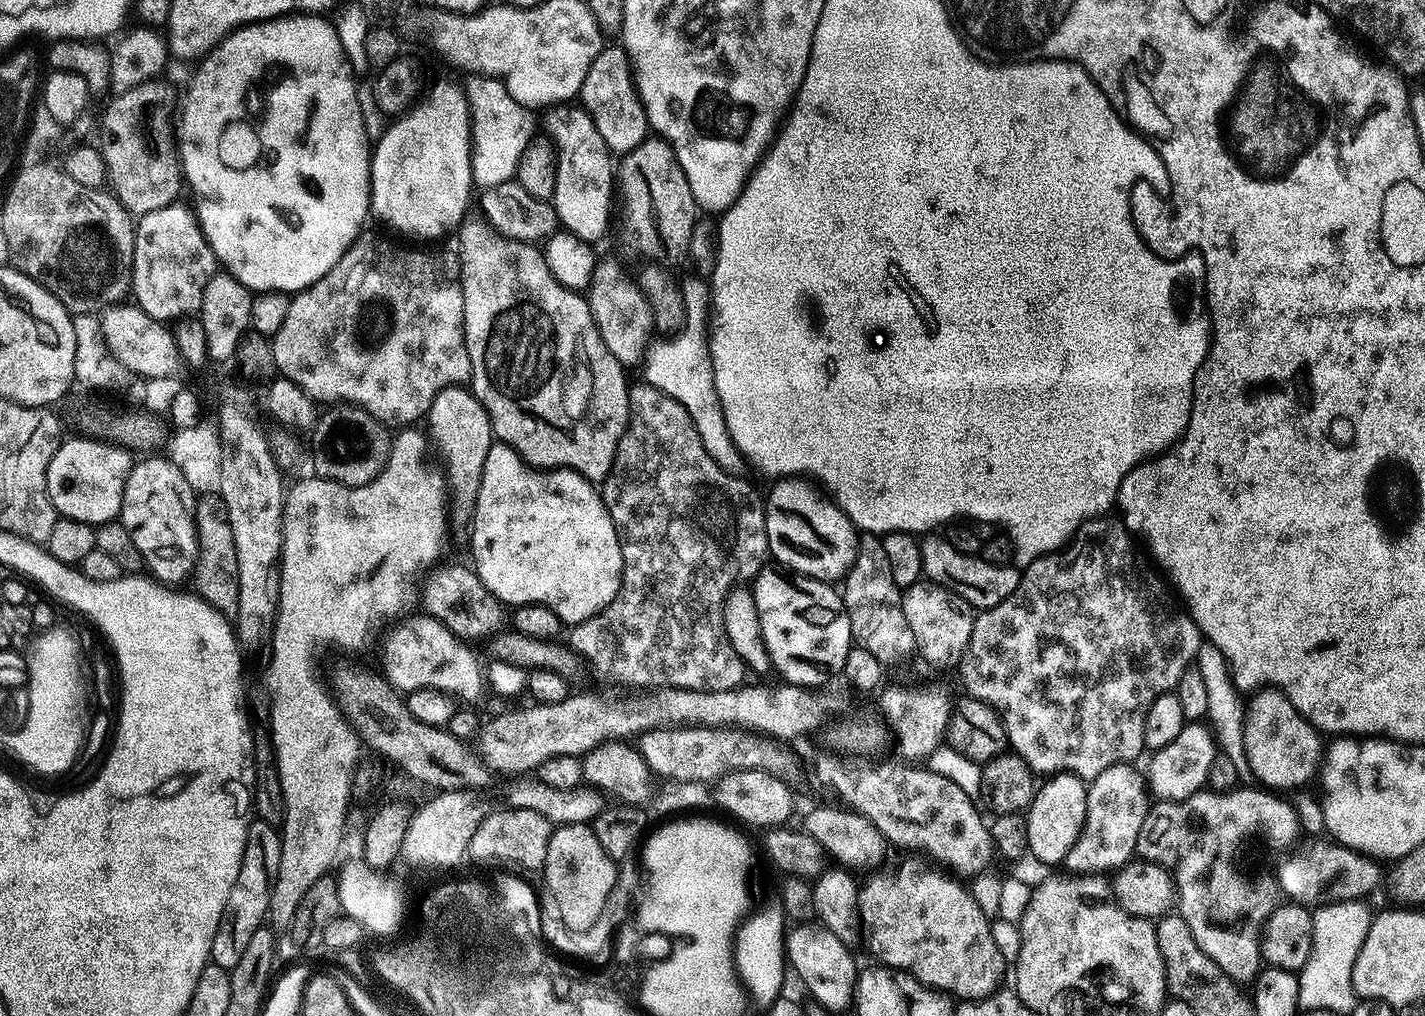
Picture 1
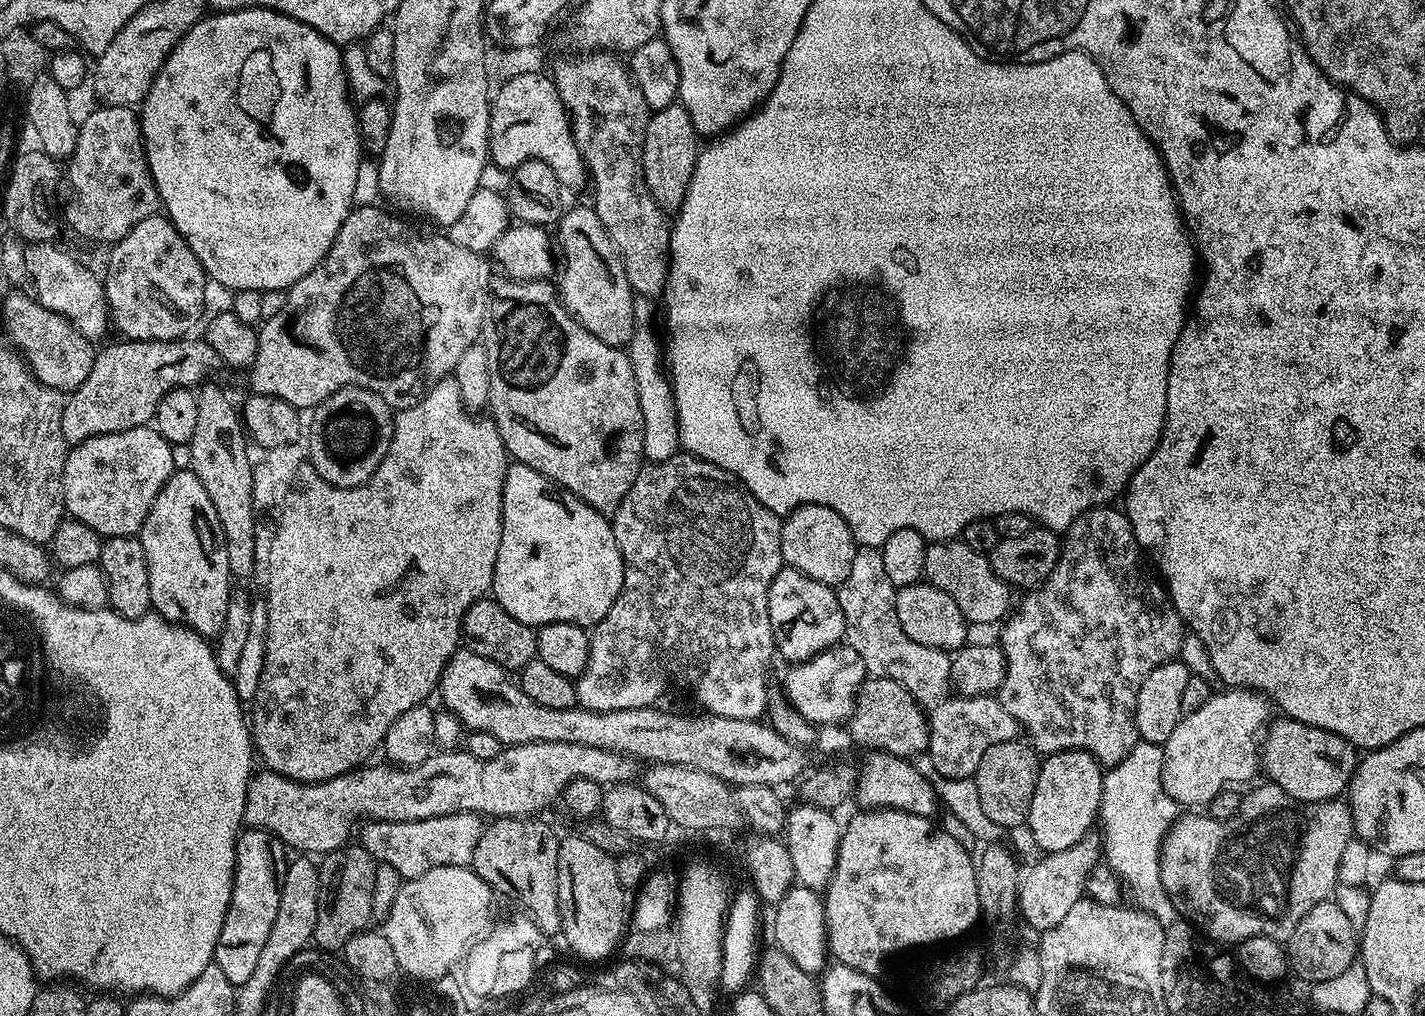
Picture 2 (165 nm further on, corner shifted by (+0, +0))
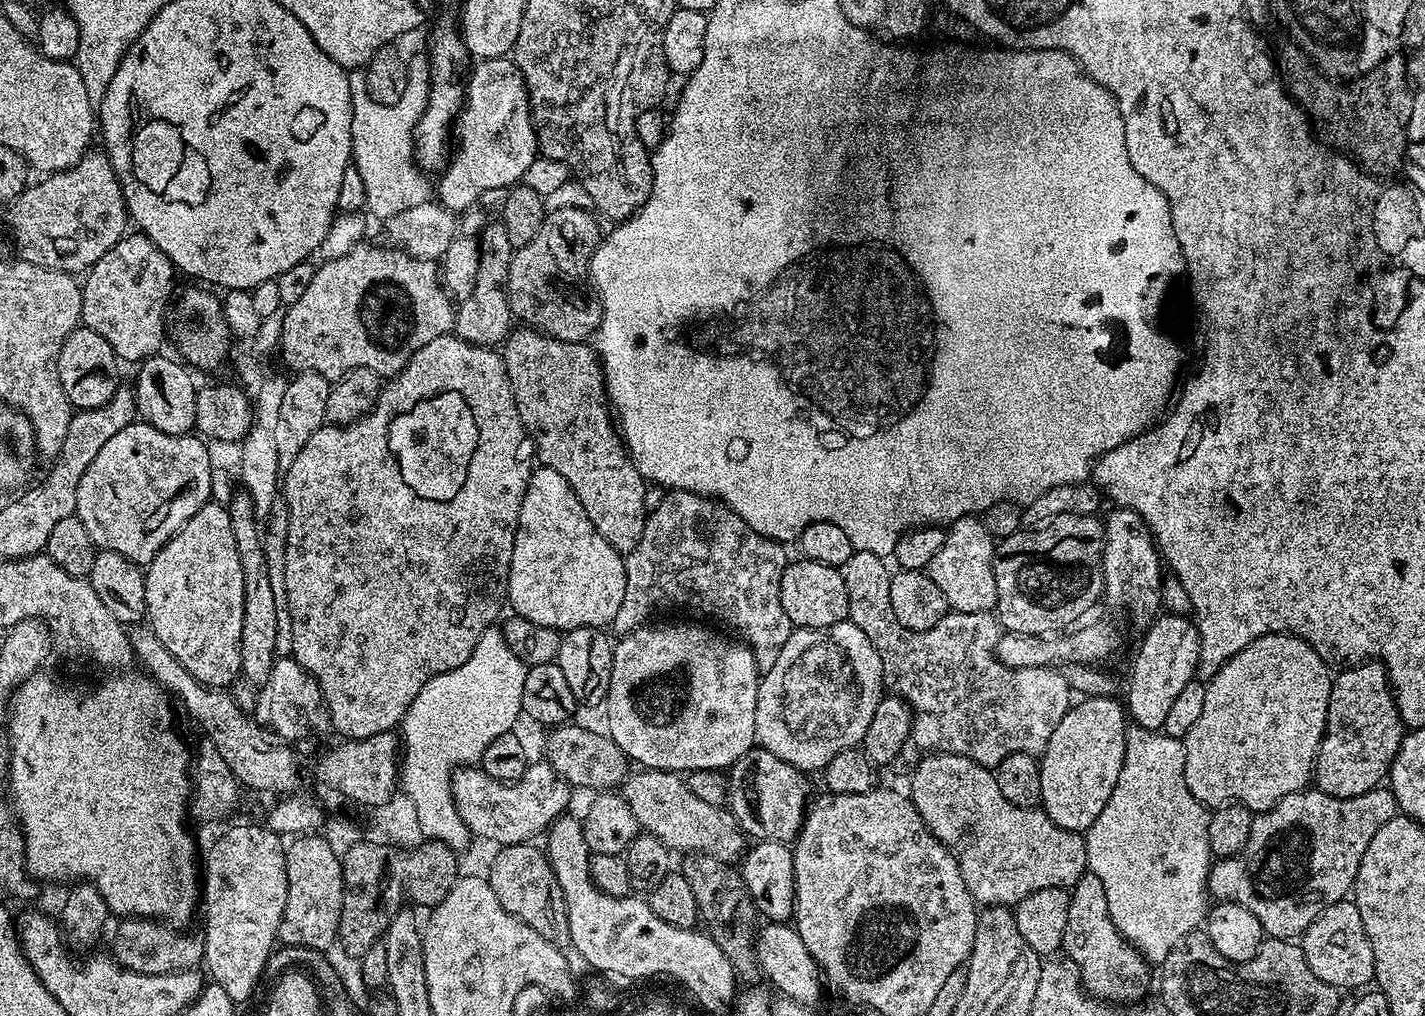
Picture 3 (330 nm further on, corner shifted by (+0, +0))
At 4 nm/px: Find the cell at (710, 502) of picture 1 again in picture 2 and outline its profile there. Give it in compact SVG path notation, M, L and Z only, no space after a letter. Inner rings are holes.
M679 454L680 456L672 456L661 459L659 462L648 462L643 465L638 474L638 478L634 482L634 486L630 486L630 490L626 490L626 498L622 498L622 502L616 507L615 512L611 513L610 523L612 533L620 547L620 553L624 559L624 581L622 582L622 590L618 594L618 598L614 602L614 606L610 606L610 610L606 610L606 618L602 618L597 624L591 625L590 635L588 637L588 661L582 669L579 676L575 677L576 685L576 702L579 707L589 708L595 712L617 712L623 708L647 708L655 705L656 700L671 684L677 684L680 688L692 688L692 692L696 695L696 700L701 704L705 713L721 716L722 718L742 718L743 720L760 720L765 715L767 706L767 696L770 689L768 682L768 663L771 662L772 656L776 652L776 639L774 638L774 630L770 626L770 610L769 610L769 592L768 587L772 585L772 579L778 575L780 569L785 567L784 559L782 558L782 542L780 541L780 526L782 523L781 517L775 512L771 512L762 502L758 502L758 498L754 498L754 494L744 485L738 477L730 474L726 470L722 470L717 464L711 464L700 459L699 456L691 454Z

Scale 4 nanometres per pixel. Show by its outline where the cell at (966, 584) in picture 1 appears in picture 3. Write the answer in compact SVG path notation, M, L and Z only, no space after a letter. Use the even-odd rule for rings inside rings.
M979 515L963 516L951 521L950 527L944 534L942 550L934 554L926 569L934 586L942 590L942 598L946 598L951 611L978 614L992 612L995 609L998 598L998 586L994 586L992 561L995 553L996 544Z

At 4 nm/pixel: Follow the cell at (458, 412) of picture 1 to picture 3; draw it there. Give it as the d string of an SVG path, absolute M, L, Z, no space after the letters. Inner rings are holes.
M502 222L485 223L478 236L478 247L480 261L474 290L470 290L465 300L459 301L456 308L454 334L471 344L500 346L514 328L514 317L508 301L508 271L514 249L506 234L506 226Z

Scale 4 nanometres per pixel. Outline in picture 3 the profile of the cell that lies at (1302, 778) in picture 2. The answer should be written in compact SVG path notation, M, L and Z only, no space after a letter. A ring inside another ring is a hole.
M1361 662L1355 666L1348 666L1344 672L1338 676L1338 686L1333 687L1330 706L1328 707L1328 725L1324 727L1324 737L1320 743L1320 752L1316 755L1316 770L1314 773L1314 784L1317 789L1331 796L1338 798L1354 798L1358 794L1366 794L1371 788L1381 787L1385 783L1386 777L1392 771L1394 758L1400 752L1400 743L1404 741L1406 735L1406 725L1403 717L1400 716L1400 707L1396 705L1396 698L1392 690L1392 685L1388 679L1388 673L1383 664L1379 662Z

